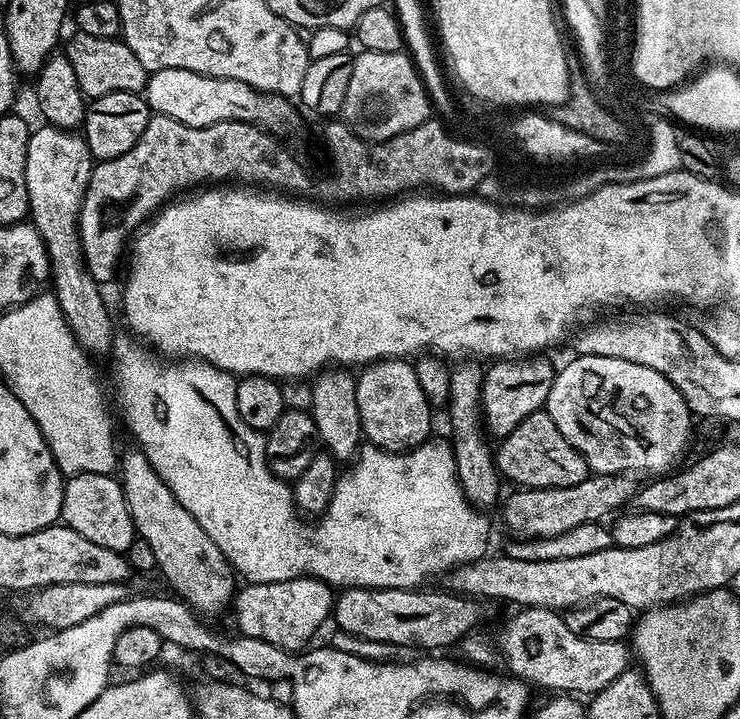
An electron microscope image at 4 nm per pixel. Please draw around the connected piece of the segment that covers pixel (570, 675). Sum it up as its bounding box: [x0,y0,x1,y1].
[494,607,630,698]

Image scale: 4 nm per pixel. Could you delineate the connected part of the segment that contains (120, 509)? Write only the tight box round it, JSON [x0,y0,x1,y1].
[60,472,138,553]

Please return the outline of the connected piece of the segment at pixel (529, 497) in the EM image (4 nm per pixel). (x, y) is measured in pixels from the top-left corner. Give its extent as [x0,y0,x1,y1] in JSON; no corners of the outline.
[502,474,638,538]

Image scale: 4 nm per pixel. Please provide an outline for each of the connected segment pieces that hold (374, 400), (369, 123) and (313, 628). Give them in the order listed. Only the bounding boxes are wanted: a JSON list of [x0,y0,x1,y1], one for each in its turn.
[[356,359,433,452],[340,51,430,140],[232,577,335,652]]

